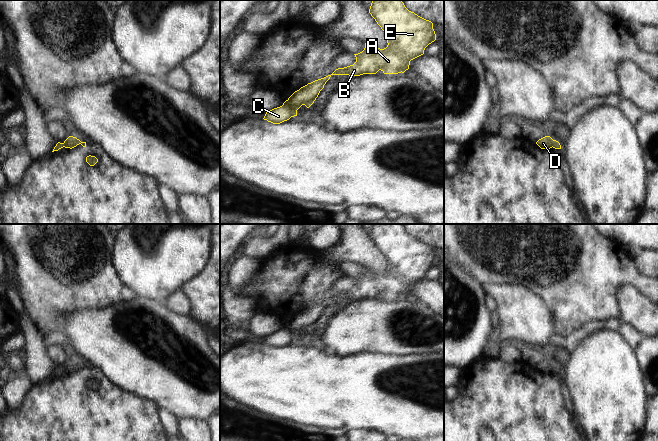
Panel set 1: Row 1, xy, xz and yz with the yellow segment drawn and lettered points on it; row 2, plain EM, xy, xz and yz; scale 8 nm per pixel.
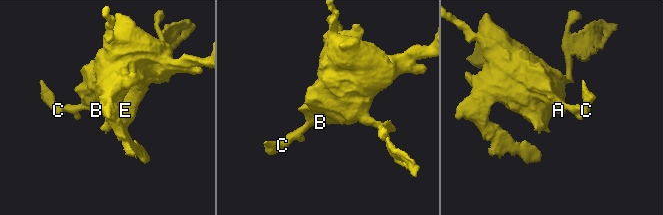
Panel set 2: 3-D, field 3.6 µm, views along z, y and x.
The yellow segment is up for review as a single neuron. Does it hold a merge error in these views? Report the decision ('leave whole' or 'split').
split

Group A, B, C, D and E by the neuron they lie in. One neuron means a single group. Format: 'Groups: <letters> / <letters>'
Groups: A B D E / C.

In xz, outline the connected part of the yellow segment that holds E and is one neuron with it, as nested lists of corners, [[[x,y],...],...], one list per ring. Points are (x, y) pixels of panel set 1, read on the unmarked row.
[[[372,224],[369,237],[385,256],[387,271],[380,273],[365,267],[364,274],[354,278],[356,286],[353,289],[338,292],[331,299],[308,307],[295,315],[283,329],[295,334],[298,334],[302,329],[309,332],[332,299],[360,300],[363,298],[376,298],[379,294],[384,298],[404,297],[409,293],[410,285],[423,279],[425,272],[436,264],[433,247],[409,235],[402,224]]]

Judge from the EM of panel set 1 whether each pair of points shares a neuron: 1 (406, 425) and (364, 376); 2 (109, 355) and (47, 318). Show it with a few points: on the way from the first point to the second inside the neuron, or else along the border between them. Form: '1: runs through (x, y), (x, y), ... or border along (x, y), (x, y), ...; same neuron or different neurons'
1: runs through (398, 413), (373, 388); same neuron
2: border along (77, 311), (58, 313), (56, 315), (57, 330); different neurons

